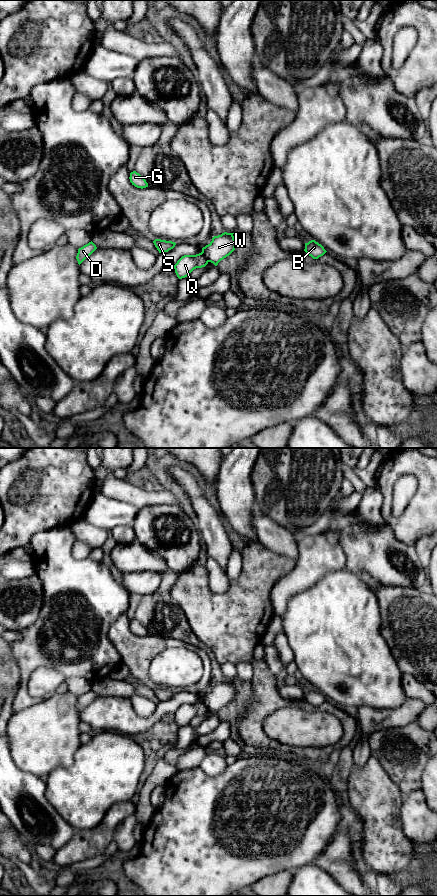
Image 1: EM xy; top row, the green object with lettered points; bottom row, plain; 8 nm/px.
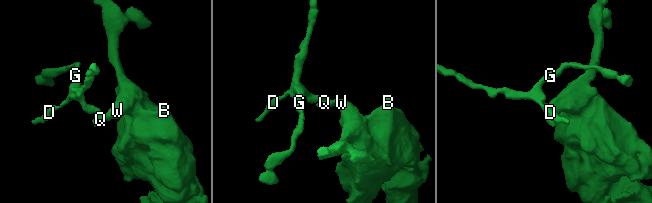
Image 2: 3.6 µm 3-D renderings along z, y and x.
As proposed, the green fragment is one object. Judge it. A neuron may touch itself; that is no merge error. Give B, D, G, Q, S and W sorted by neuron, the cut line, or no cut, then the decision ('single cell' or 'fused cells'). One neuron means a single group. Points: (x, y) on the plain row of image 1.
B W / D G Q S; cut in xy along (201, 700), (209, 709); fused cells

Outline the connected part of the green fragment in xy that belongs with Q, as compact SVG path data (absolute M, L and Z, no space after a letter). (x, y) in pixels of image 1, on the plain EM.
M202 700L196 703L184 703L174 713L175 721L179 727L182 727L190 724L194 717L205 715L208 710Z

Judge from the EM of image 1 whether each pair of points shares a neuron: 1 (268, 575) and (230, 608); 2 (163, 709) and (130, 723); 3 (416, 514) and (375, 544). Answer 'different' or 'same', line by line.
1: same
2: same
3: different

